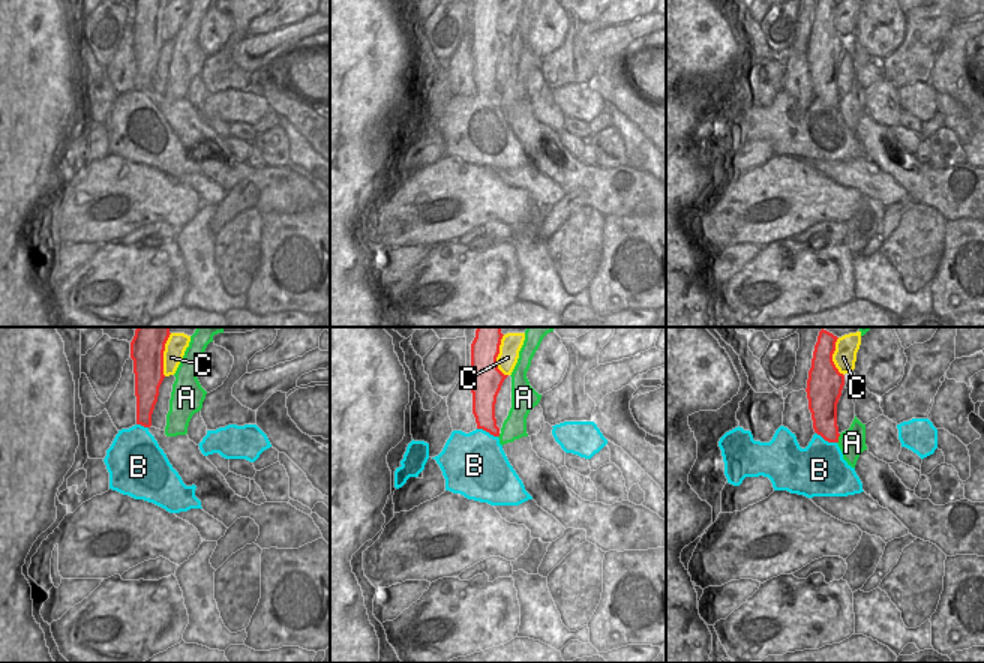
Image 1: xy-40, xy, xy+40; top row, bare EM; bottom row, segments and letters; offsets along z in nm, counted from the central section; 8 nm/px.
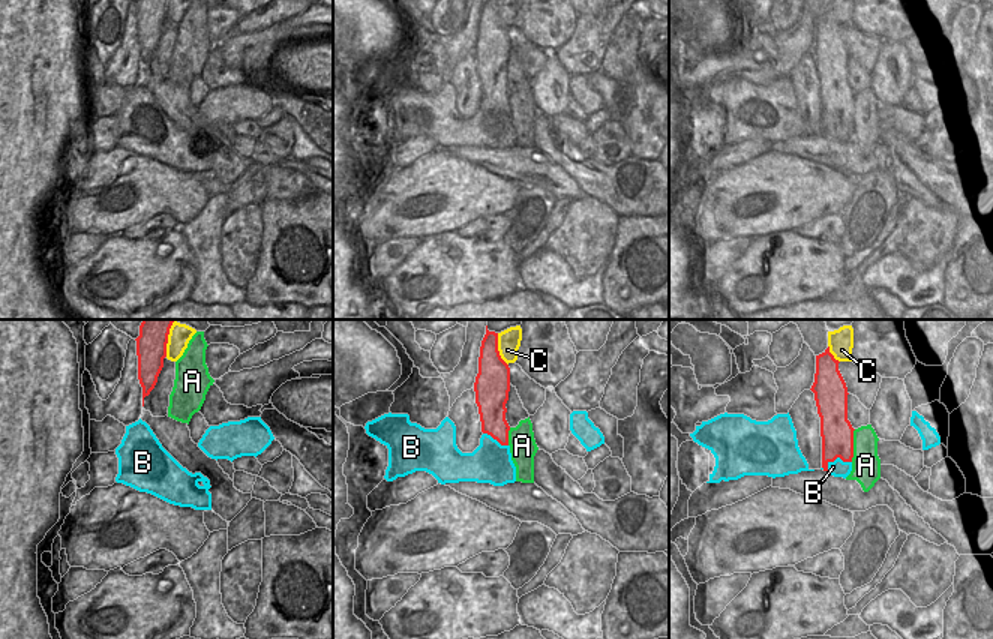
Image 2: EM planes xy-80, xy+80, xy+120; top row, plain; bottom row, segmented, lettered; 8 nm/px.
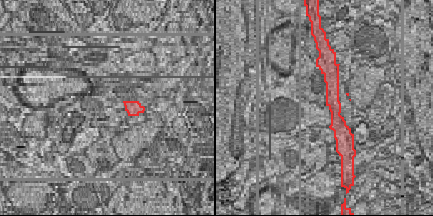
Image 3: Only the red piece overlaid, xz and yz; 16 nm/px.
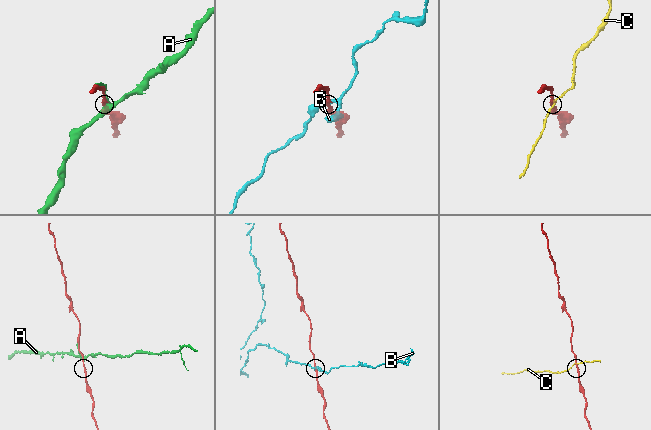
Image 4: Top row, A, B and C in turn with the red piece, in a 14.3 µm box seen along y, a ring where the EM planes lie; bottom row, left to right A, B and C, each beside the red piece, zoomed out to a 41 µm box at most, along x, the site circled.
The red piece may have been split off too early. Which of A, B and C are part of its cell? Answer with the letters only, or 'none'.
none

